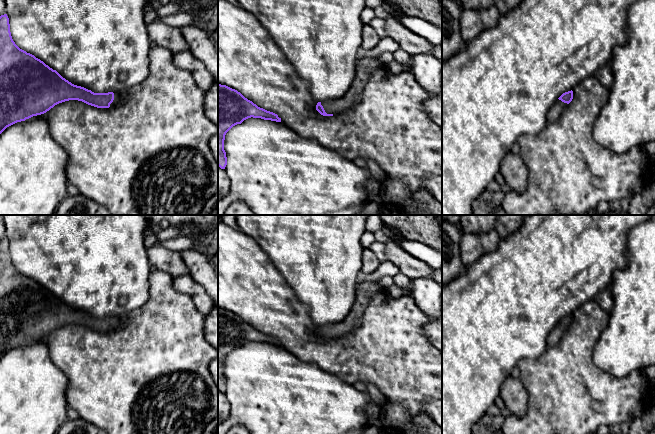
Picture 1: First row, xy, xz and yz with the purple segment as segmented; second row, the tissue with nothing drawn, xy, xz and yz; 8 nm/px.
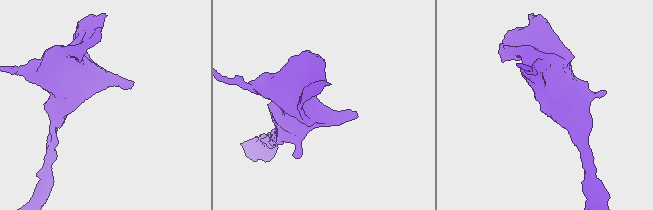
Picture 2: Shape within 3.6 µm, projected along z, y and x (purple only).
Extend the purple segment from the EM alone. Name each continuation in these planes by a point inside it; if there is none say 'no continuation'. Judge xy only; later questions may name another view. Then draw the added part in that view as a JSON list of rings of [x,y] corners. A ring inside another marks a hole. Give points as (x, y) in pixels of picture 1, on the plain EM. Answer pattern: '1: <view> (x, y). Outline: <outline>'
1: xy (117, 321). Outline: [[[115,316],[115,317],[114,317],[114,324],[113,324],[113,326],[110,328],[110,331],[109,331],[109,332],[114,331],[120,324],[121,324],[120,317],[119,317],[119,316]],[[106,332],[106,333],[109,333],[109,332]]]

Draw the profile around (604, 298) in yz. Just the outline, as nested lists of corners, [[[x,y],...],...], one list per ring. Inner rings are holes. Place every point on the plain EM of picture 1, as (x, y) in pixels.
[[[610,288],[600,291],[594,301],[606,312],[610,313],[613,307],[613,296]]]

